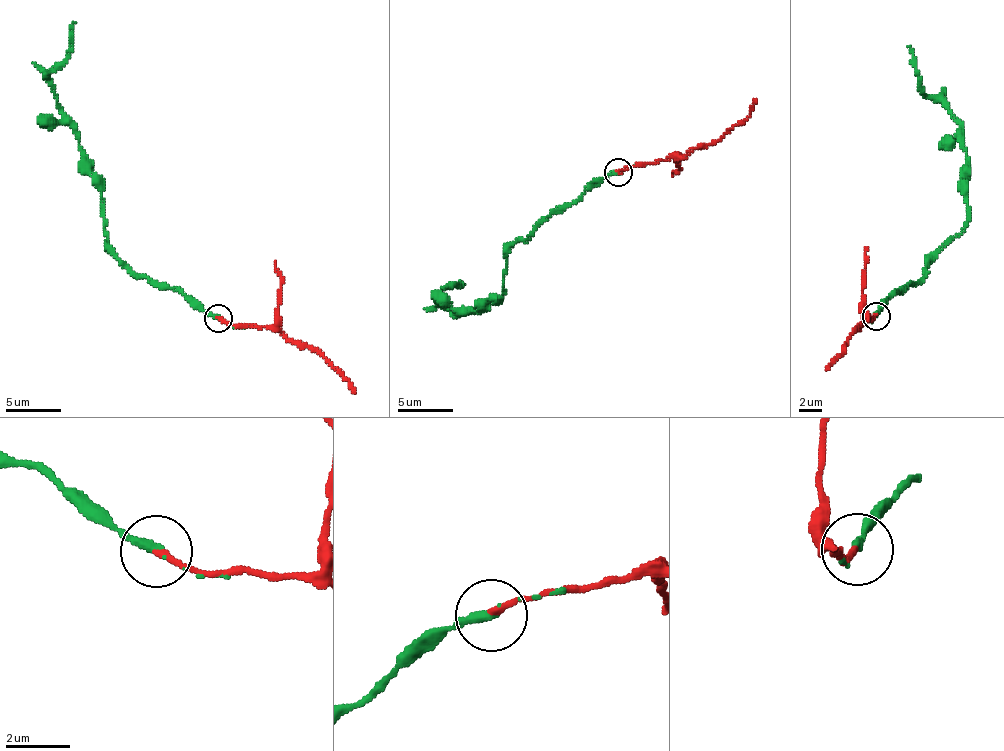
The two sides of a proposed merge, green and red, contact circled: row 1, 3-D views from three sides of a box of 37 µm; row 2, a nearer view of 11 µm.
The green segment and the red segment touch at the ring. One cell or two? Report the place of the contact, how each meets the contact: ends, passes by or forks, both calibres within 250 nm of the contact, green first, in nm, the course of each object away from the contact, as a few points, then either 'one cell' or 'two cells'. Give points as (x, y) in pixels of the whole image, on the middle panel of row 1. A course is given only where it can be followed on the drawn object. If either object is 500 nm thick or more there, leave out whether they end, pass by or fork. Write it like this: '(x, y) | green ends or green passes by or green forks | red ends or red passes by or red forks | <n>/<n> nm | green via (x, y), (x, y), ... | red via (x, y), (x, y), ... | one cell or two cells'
(618, 172) | green ends | red ends | 280/190 nm | green via (619, 173), (596, 179), (516, 242), (498, 303), (459, 316), (447, 310), (441, 292), (461, 281) | red via (619, 173), (633, 166), (684, 158), (695, 148), (707, 148), (727, 130), (741, 123), (756, 99) | one cell

